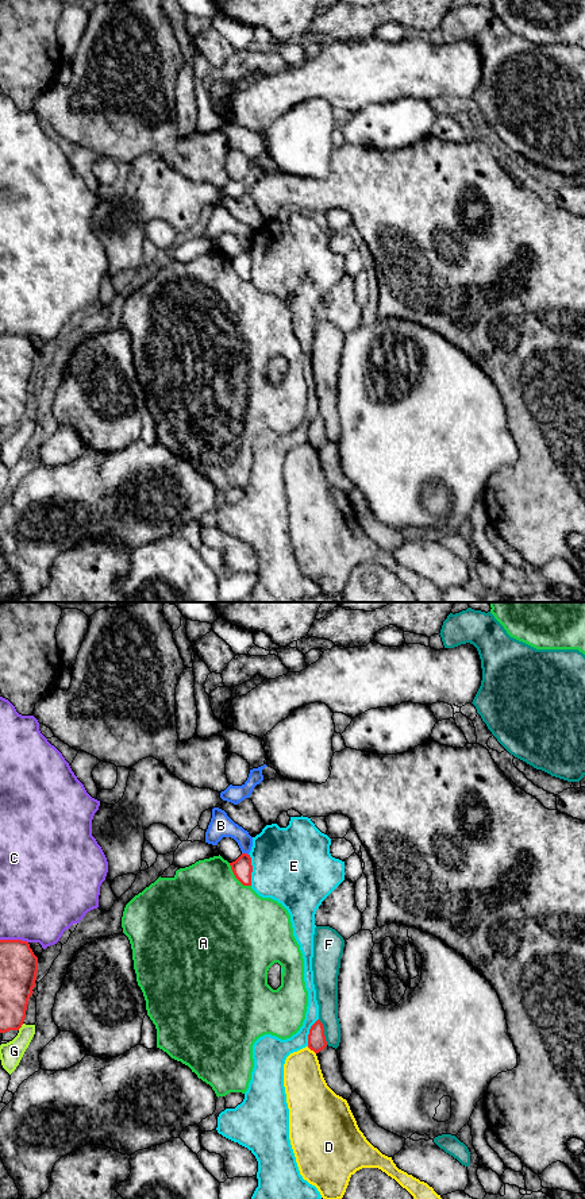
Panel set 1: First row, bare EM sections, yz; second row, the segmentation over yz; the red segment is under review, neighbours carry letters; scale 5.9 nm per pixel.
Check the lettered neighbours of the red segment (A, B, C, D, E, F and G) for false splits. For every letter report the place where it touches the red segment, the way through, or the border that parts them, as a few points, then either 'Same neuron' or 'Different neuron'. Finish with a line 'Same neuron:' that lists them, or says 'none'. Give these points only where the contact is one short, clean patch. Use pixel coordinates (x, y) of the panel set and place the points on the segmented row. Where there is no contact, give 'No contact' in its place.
A: Touches red at yz (237, 878). Different neuron
B: Touches red at yz (245, 854). Boundary: yz (242, 852), (247, 855). Different neuron
C: Touches red at yz (14, 940). Different neuron
D: Touches red at yz (311, 1049). Boundary: yz (307, 1047), (315, 1053). Different neuron
E: Touches red at yz (251, 870). Different neuron
F: Touches red at yz (323, 1032). Boundary: yz (319, 1018), (327, 1044). Different neuron
G: Touches red at yz (20, 1026). Boundary: yz (23, 1024), (18, 1029). Different neuron
Same neuron: none

